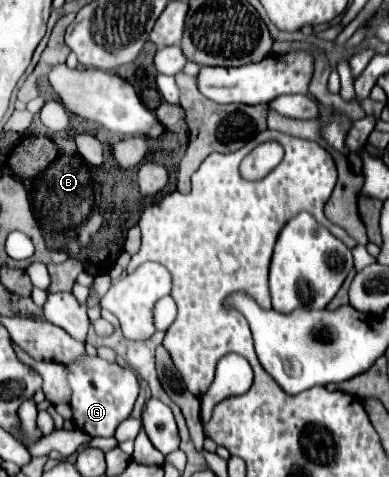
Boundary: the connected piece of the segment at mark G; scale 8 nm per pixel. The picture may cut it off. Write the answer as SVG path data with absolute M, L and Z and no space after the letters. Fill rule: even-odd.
M98 356L98 392L72 392L70 396L72 422L76 424L78 430L90 436L104 436L104 438L114 436L116 426L130 416L138 392L140 392L140 384L130 368L106 362Z

